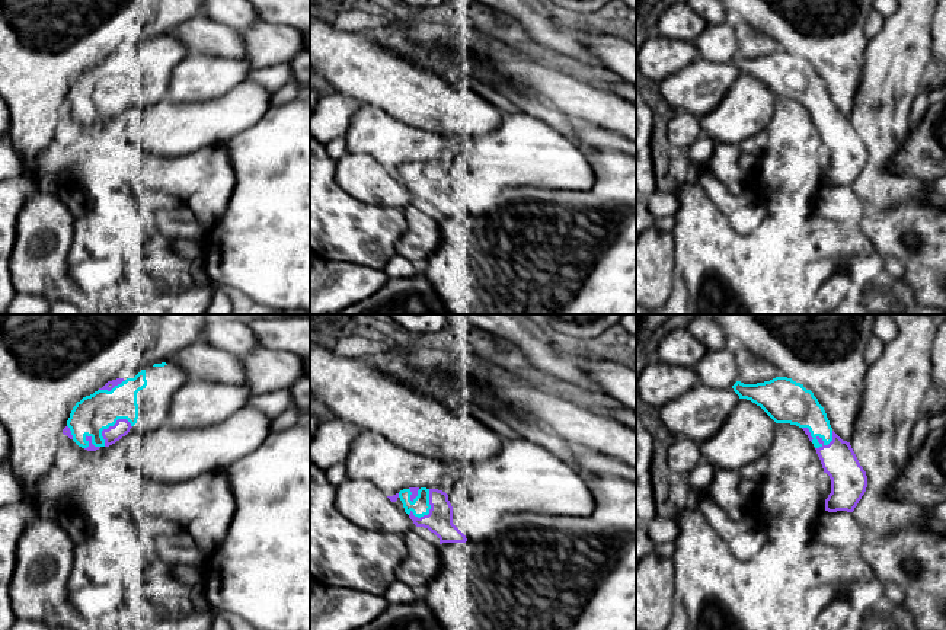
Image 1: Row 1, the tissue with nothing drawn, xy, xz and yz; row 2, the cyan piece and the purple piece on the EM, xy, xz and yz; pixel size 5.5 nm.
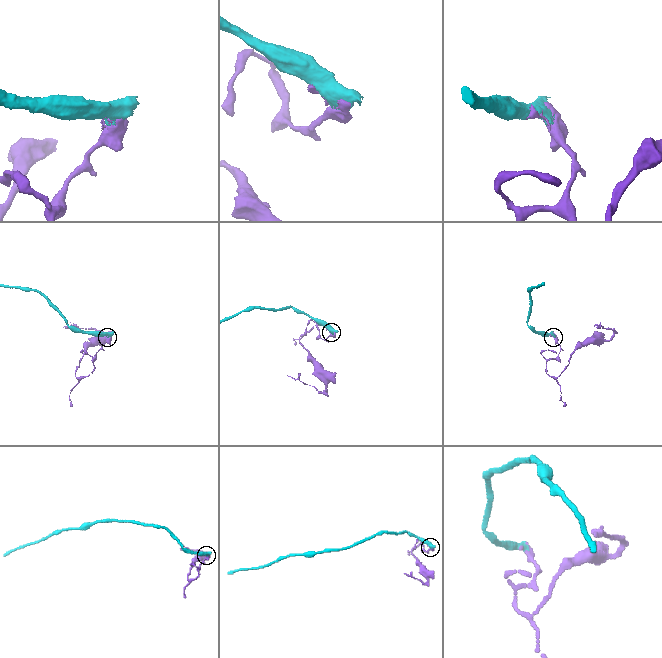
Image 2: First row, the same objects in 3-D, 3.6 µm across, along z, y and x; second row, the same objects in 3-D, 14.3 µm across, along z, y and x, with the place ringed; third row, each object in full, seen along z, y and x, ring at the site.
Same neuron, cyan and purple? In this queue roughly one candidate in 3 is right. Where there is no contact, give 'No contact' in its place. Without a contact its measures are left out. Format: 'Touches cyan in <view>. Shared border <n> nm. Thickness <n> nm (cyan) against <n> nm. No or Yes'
Touches cyan in yz. Shared border 190 nm. Thickness 220 nm (cyan) against 190 nm. Yes

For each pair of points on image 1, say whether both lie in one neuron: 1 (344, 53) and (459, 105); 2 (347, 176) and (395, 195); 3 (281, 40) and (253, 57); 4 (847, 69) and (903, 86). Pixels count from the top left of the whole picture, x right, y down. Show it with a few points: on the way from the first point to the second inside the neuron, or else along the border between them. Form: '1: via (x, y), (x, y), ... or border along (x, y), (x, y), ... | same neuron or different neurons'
1: via (373, 74), (430, 102) | same neuron
2: via (358, 176), (383, 189) | same neuron
3: via (274, 44), (268, 44), (261, 51) | same neuron
4: border along (862, 73), (853, 106) | different neurons

